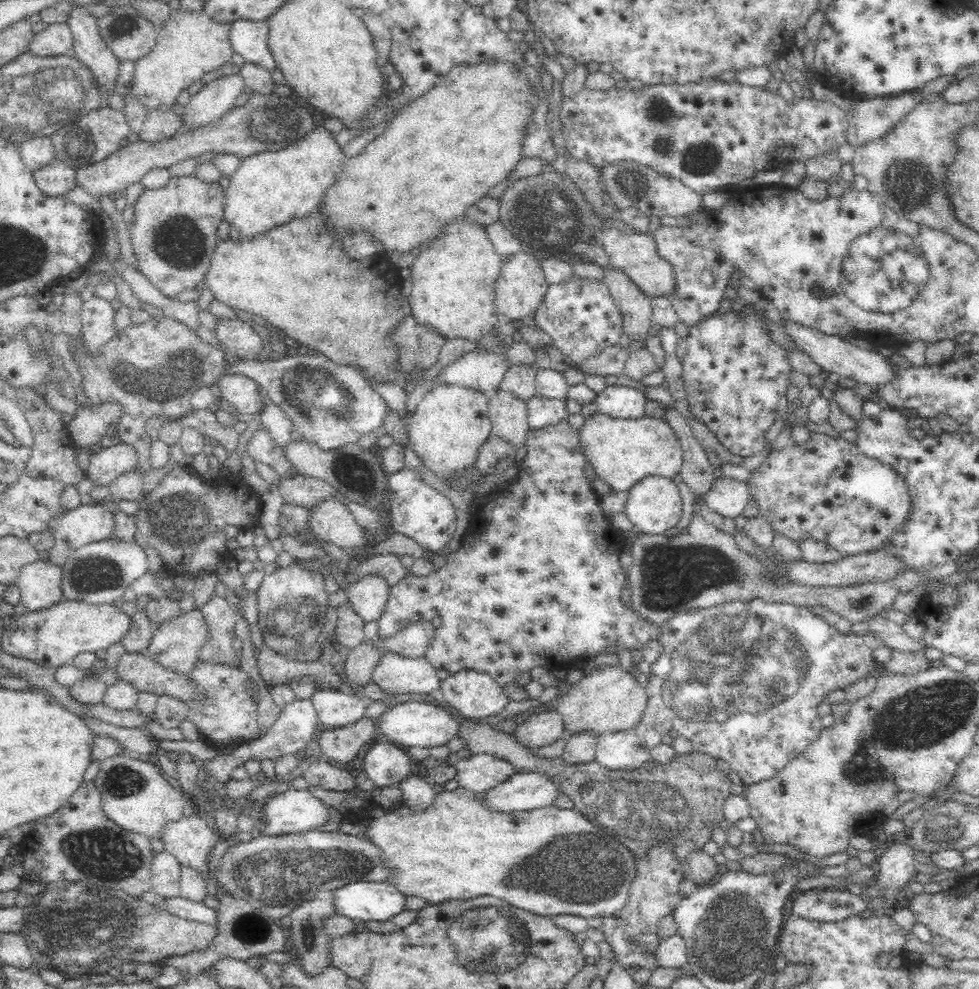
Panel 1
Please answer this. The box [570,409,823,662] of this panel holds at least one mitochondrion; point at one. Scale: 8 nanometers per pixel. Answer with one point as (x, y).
(670, 578)

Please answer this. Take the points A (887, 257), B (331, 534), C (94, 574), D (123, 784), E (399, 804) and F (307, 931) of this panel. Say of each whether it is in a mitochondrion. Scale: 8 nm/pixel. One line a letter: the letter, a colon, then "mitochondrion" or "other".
A: mitochondrion
B: other
C: mitochondrion
D: mitochondrion
E: other
F: mitochondrion

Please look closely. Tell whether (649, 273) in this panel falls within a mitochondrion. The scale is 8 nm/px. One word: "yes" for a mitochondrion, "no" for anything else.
no

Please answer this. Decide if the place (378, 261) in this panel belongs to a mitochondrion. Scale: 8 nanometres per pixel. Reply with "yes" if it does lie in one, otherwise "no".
no

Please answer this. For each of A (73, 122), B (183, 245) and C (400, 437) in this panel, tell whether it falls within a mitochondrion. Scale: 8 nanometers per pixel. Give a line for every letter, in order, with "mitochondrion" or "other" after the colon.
A: other
B: mitochondrion
C: other

